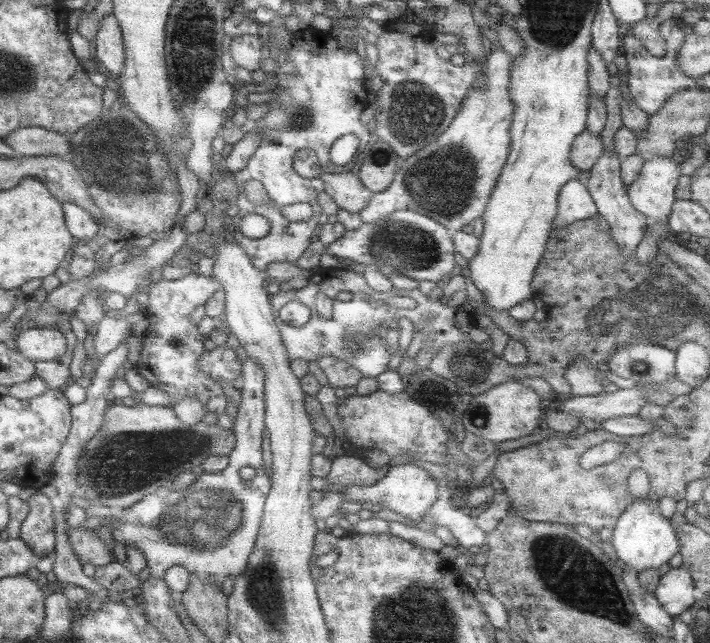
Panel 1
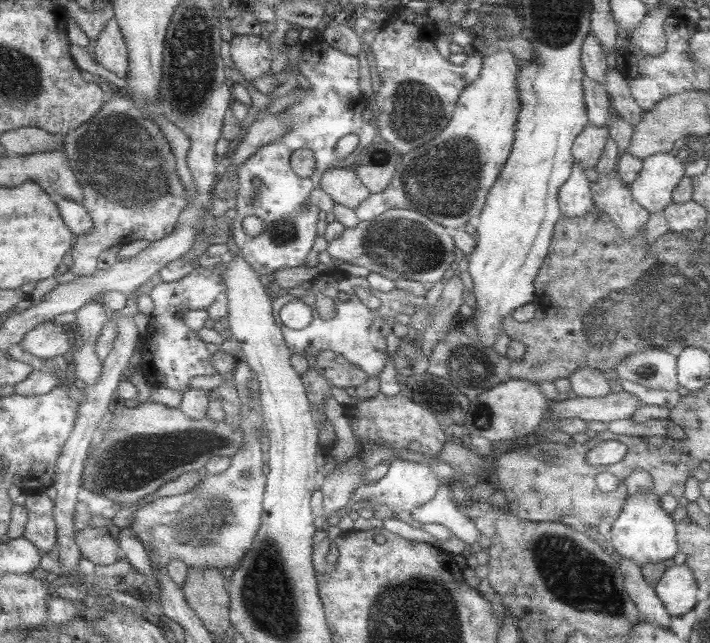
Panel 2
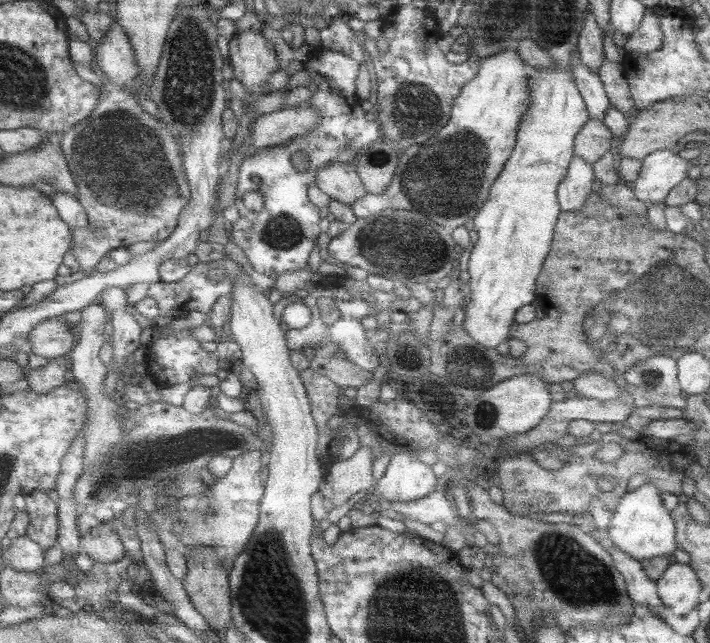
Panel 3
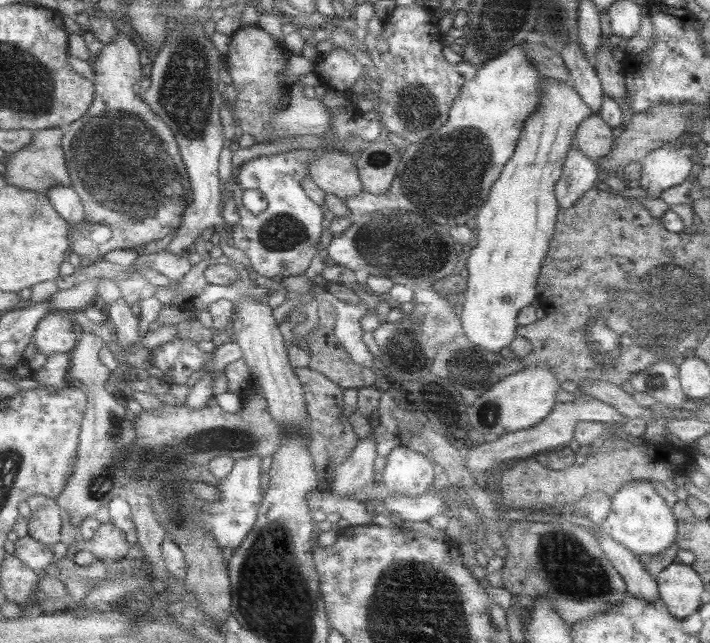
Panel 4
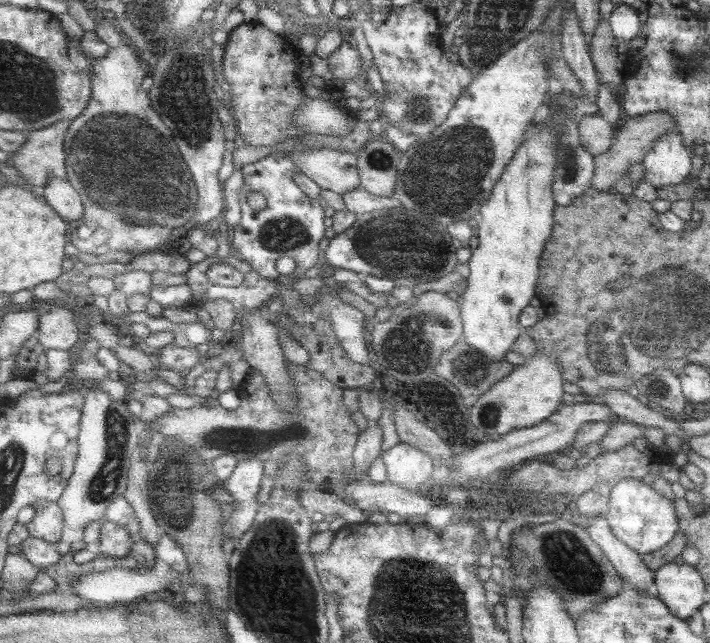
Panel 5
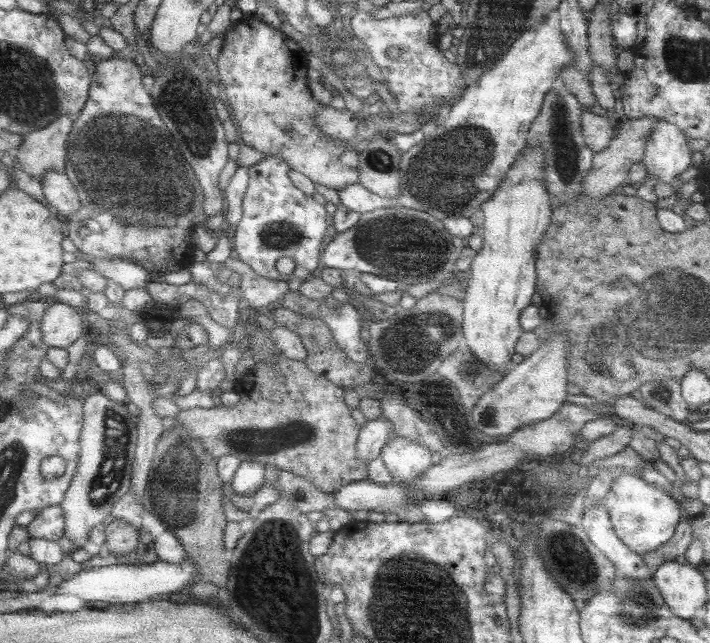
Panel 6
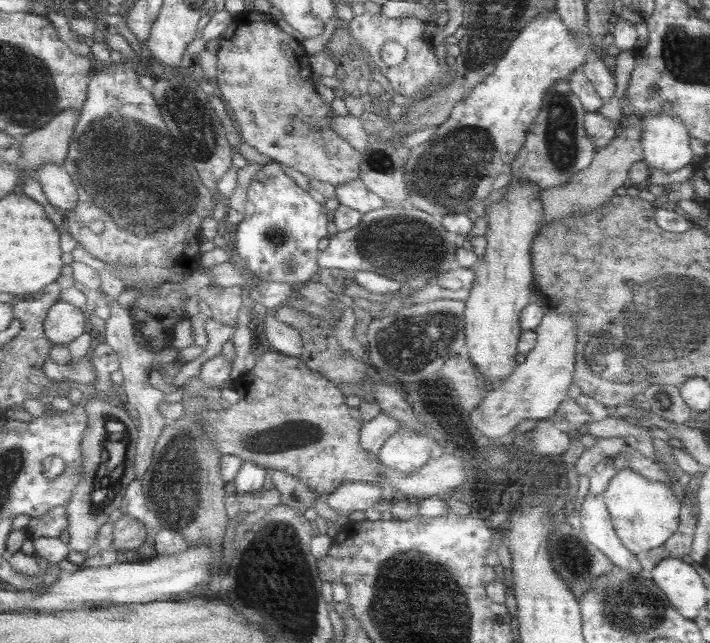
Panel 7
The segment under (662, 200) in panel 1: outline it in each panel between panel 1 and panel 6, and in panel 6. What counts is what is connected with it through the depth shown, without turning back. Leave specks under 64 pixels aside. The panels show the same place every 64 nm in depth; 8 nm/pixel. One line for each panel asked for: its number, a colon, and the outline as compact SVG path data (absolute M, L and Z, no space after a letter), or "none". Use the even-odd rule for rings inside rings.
2: M657 152L643 158L643 168L639 170L629 192L633 200L647 212L663 214L671 204L673 188L685 176L687 164L675 156L675 152Z
3: M655 150L641 160L641 172L633 182L639 202L663 202L669 190L687 178L691 162L683 160L677 150Z
4: M677 140L669 142L653 152L649 152L645 158L641 158L641 178L639 184L651 194L651 200L659 198L663 190L669 190L691 174L693 166L693 152L685 150Z
5: M671 128L659 136L651 150L643 156L645 182L651 186L675 186L687 182L691 172L691 148L685 146L681 136Z
6: M655 118L655 126L645 140L645 152L641 164L649 176L657 176L665 184L675 184L675 178L691 168L691 150L683 132L661 118Z

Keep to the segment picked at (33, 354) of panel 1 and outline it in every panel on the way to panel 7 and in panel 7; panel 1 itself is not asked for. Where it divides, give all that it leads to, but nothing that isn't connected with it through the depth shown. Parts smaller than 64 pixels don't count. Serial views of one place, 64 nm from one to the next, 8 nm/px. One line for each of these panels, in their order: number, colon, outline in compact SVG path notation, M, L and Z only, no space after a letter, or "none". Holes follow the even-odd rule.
2: M45 322L31 330L25 338L23 350L27 356L43 358L43 360L59 360L69 350L73 350L75 344L67 332L65 326L57 326L55 322Z
3: M59 318L45 320L31 334L31 350L35 356L41 356L49 362L57 360L65 354L71 356L71 352L75 348L73 334L75 332L71 332L71 328L65 322L61 322Z
4: M49 314L43 318L43 322L37 326L35 342L41 354L73 354L77 344L75 334L75 320L71 320L71 314Z
5: M59 302L47 304L47 310L41 314L41 336L39 342L49 350L67 350L71 352L73 346L77 346L81 328L77 322L77 316L73 310L63 308Z
6: M53 302L53 306L47 310L43 318L43 340L49 348L69 350L69 346L83 336L85 322L77 310L79 308L59 302Z
7: M57 302L57 306L53 306L45 322L45 332L53 346L69 346L85 334L87 318L81 310L83 308L77 308L69 302Z

